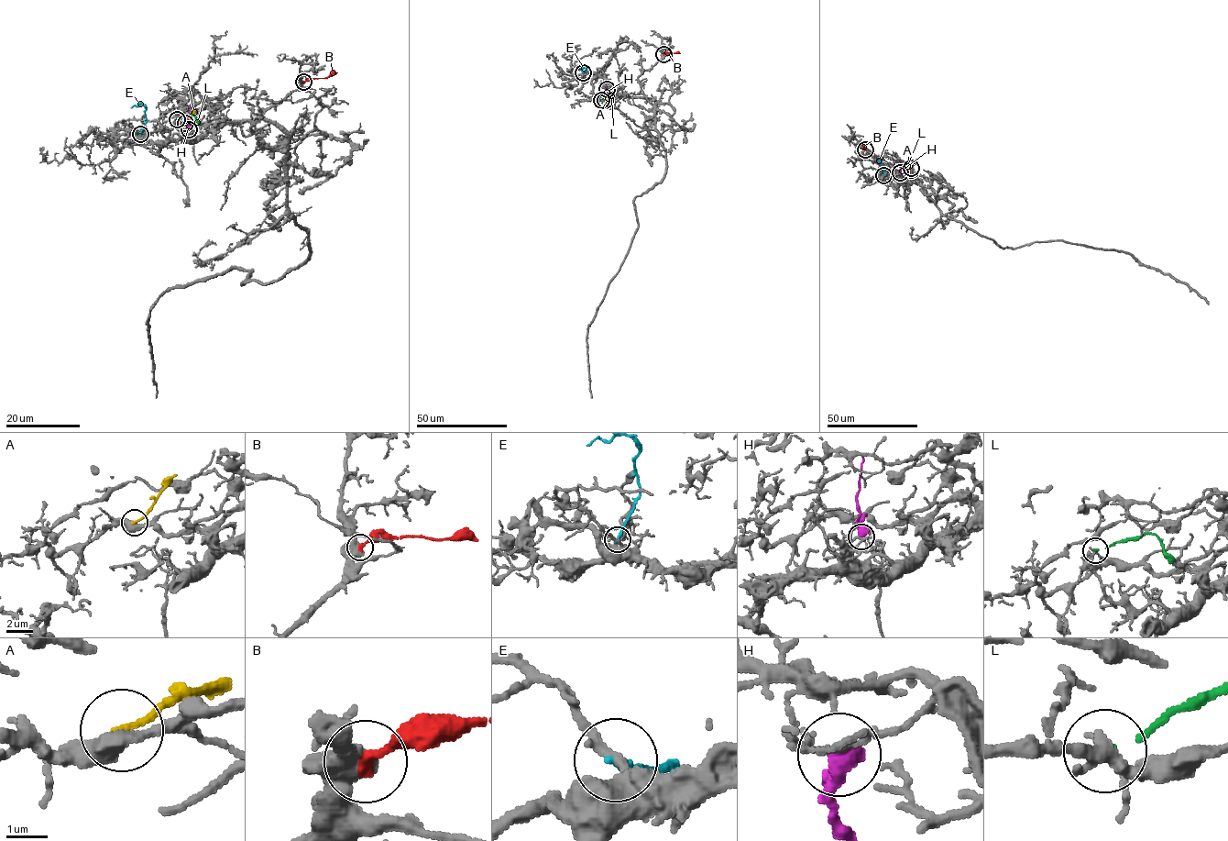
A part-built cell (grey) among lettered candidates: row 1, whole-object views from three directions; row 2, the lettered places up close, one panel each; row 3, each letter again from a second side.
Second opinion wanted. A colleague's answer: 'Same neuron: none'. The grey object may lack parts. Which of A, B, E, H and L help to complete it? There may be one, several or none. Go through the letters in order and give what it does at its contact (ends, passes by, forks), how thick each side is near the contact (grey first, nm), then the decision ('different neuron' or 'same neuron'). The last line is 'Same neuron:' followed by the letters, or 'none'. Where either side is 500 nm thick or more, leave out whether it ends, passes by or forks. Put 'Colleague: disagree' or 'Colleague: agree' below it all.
A: it ends | 440/140 nm | different neuron
B: 500/260 nm | different neuron
E: it ends | 240/220 nm | different neuron
H: 120/600 nm | different neuron
L: it ends | 110/140 nm | different neuron
Same neuron: none
Colleague: agree

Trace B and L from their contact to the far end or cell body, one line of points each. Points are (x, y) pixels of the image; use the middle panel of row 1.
B: (663, 54), (680, 53)
L: (601, 100), (612, 96)

